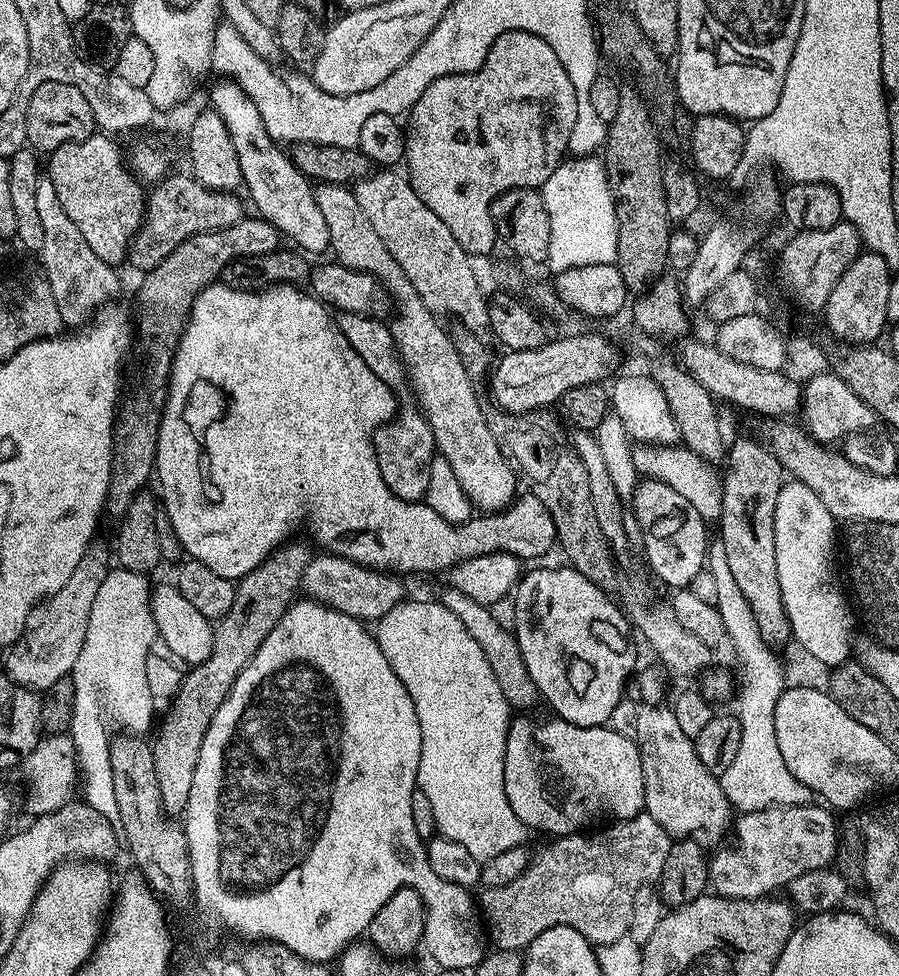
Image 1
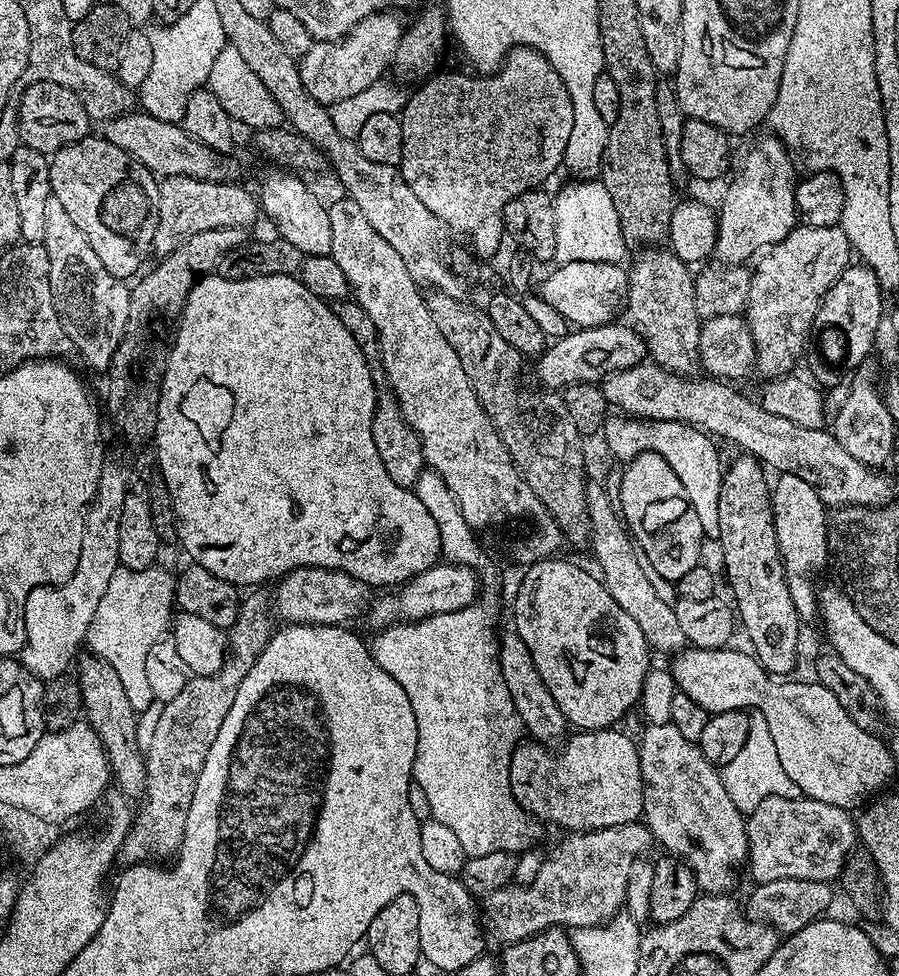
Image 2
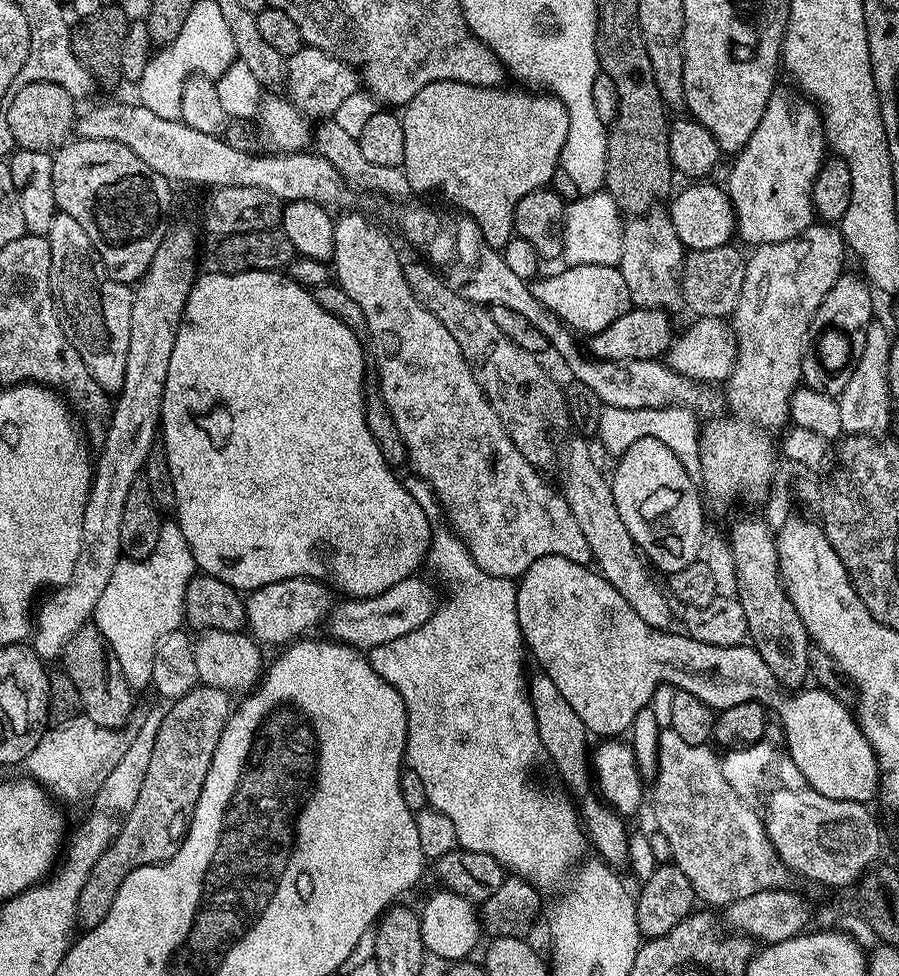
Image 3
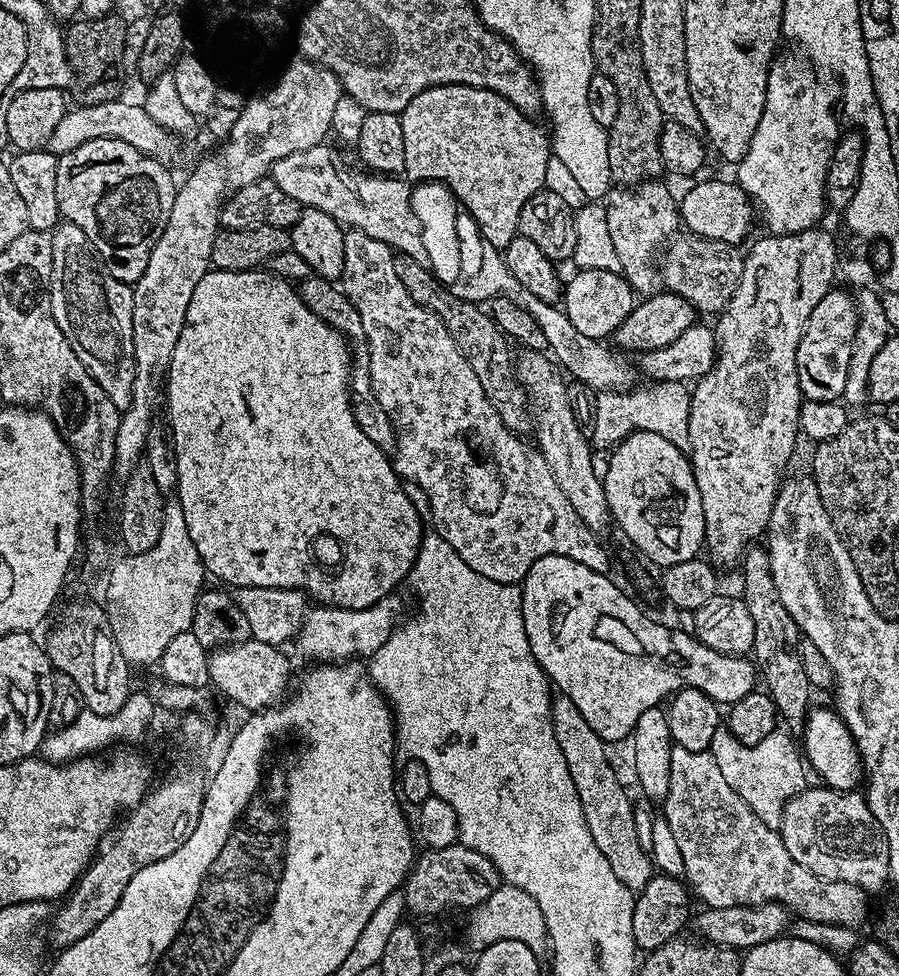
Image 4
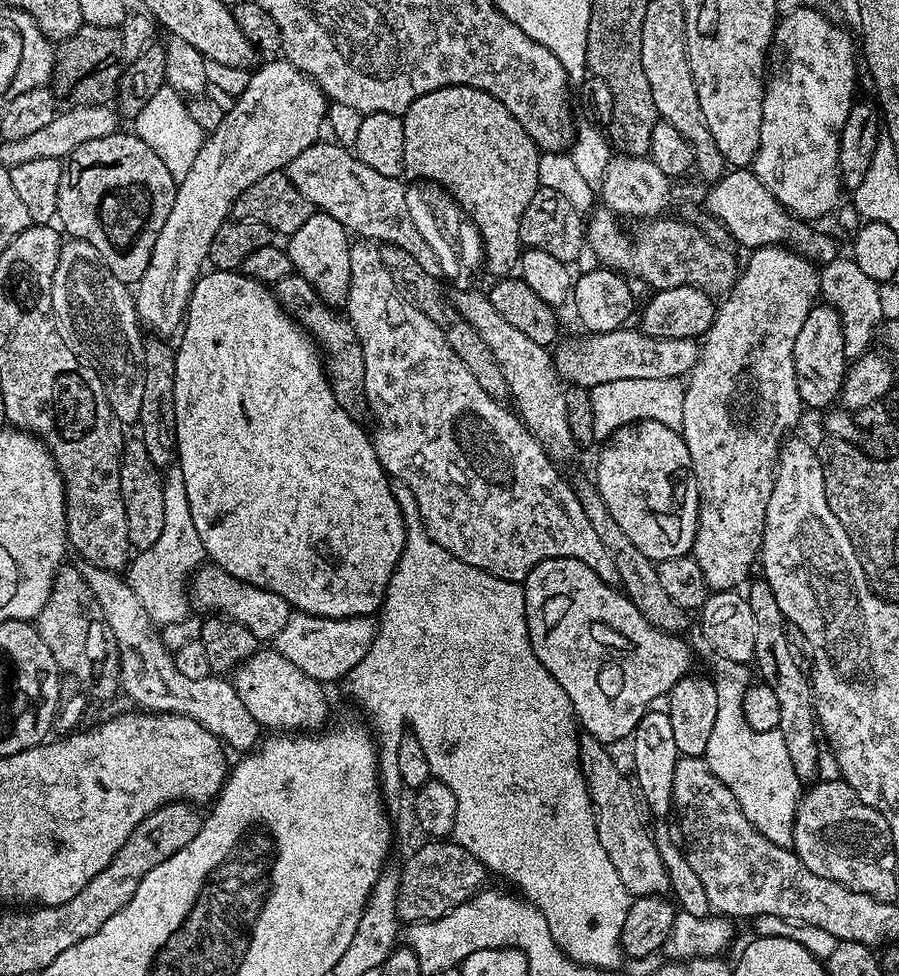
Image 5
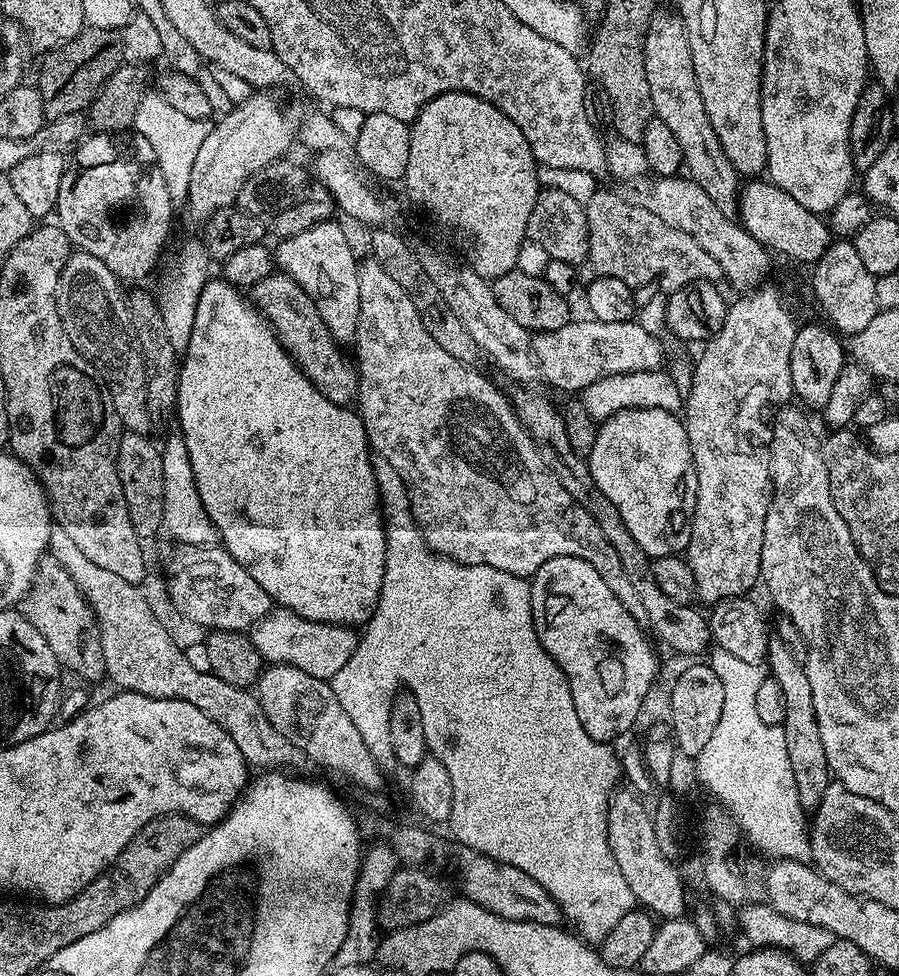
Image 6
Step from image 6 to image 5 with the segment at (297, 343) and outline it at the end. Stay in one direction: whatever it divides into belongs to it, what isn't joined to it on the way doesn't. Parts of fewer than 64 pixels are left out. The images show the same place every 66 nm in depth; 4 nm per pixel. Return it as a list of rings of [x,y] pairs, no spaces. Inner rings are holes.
[[[295,274],[282,278],[274,286],[276,293],[276,301],[288,311],[289,316],[316,341],[324,362],[324,371],[328,374],[328,381],[332,383],[334,390],[334,399],[337,400],[338,406],[342,406],[342,410],[346,410],[346,414],[350,414],[350,418],[361,422],[369,419],[368,399],[366,398],[366,362],[362,359],[362,346],[358,342],[358,334],[354,334],[354,326],[347,315],[340,316],[335,307],[326,303],[318,294],[318,290],[314,290],[314,286],[310,282],[306,282],[306,278]]]

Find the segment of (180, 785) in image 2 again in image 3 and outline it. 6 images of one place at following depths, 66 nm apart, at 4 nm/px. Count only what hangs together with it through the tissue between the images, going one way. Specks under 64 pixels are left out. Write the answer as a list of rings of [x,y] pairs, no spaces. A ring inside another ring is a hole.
[[[197,686],[191,688],[182,698],[171,701],[162,718],[162,726],[158,726],[158,738],[154,738],[154,750],[150,750],[150,766],[146,766],[146,778],[142,782],[142,790],[138,790],[138,802],[134,802],[134,810],[130,810],[126,822],[120,827],[120,833],[112,839],[112,845],[98,858],[90,878],[86,878],[86,886],[82,886],[76,911],[76,922],[81,929],[87,930],[98,926],[98,922],[106,918],[110,906],[114,906],[114,898],[122,882],[135,868],[164,864],[182,846],[196,803],[202,794],[202,782],[206,782],[214,750],[218,746],[220,735],[224,732],[230,715],[228,700],[230,700],[229,693],[222,688]]]

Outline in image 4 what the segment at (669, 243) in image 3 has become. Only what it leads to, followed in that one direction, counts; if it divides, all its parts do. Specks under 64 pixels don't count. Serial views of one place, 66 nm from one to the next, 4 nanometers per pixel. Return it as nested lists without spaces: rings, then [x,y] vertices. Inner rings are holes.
[[[653,178],[641,181],[637,188],[637,192],[611,189],[606,197],[605,208],[610,240],[618,256],[621,275],[637,295],[647,298],[655,295],[661,287],[662,276],[657,258],[682,223],[677,197],[674,198],[662,180]]]

